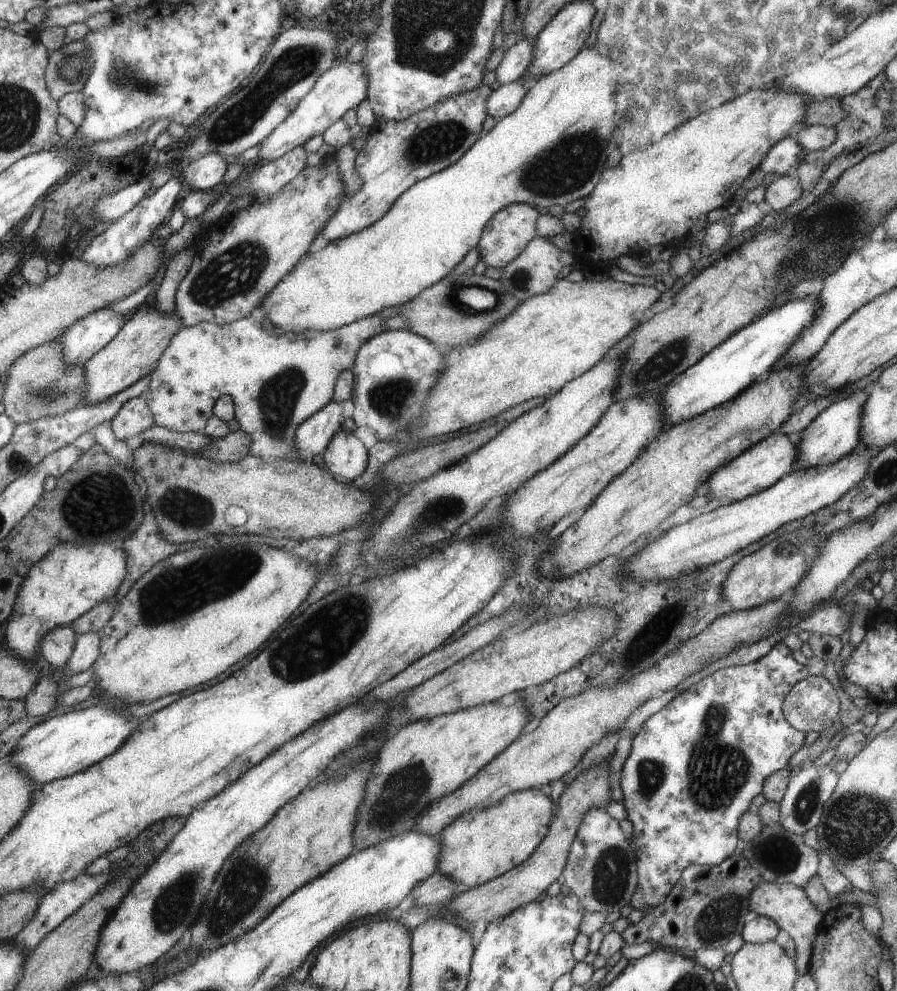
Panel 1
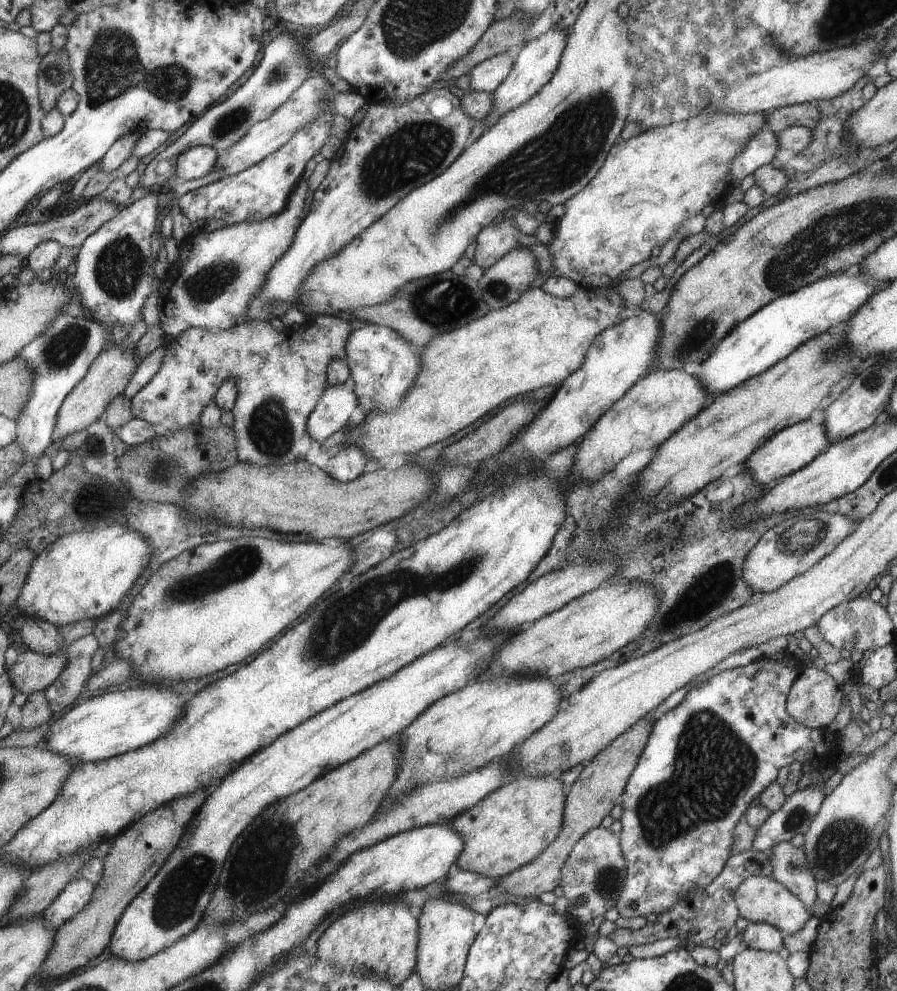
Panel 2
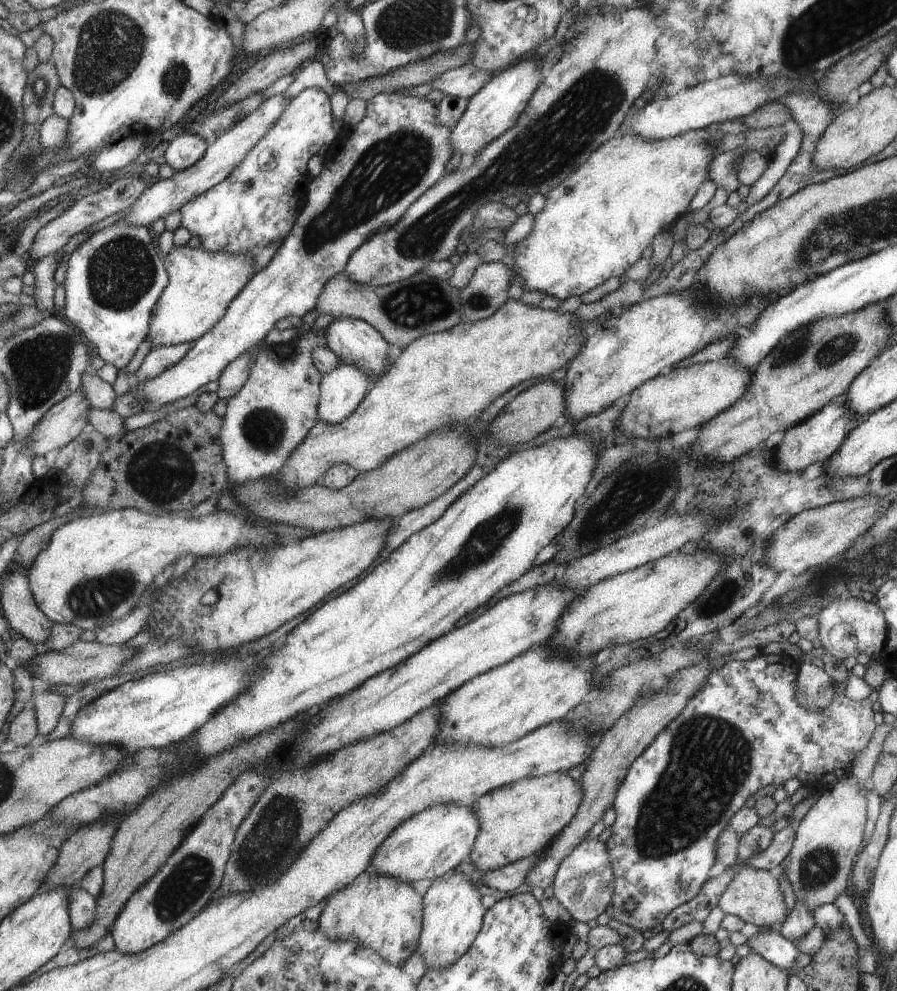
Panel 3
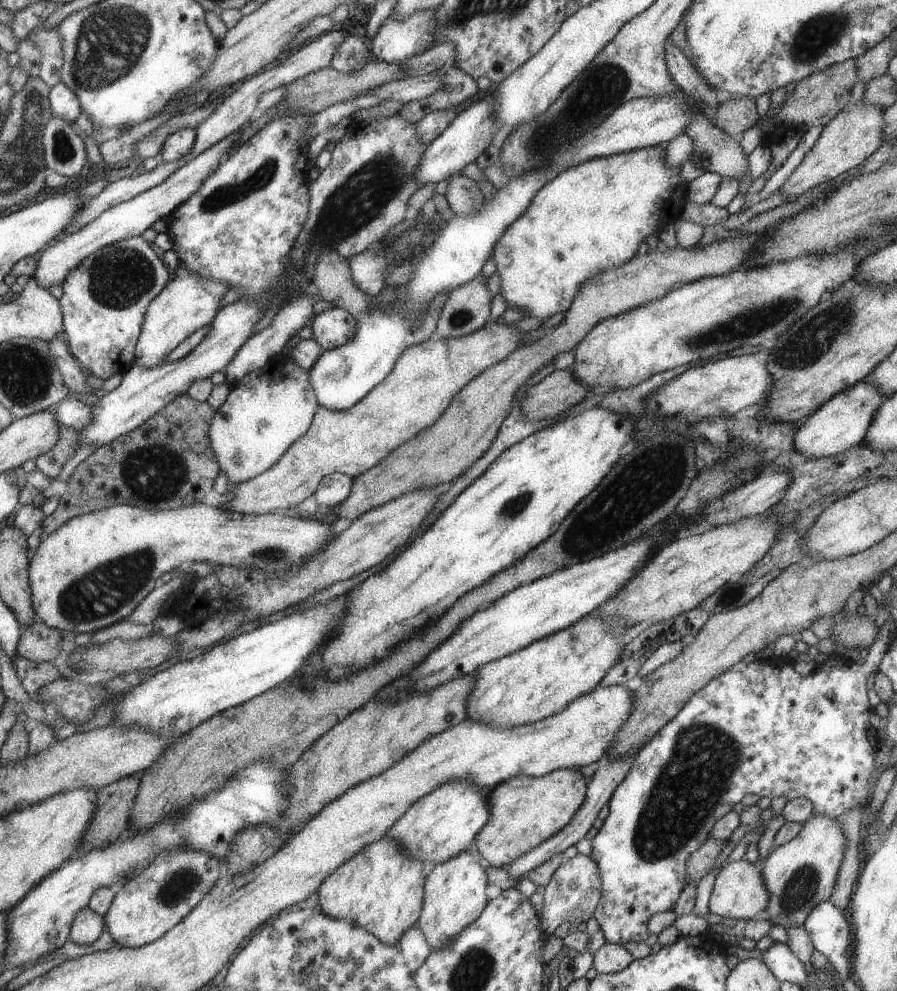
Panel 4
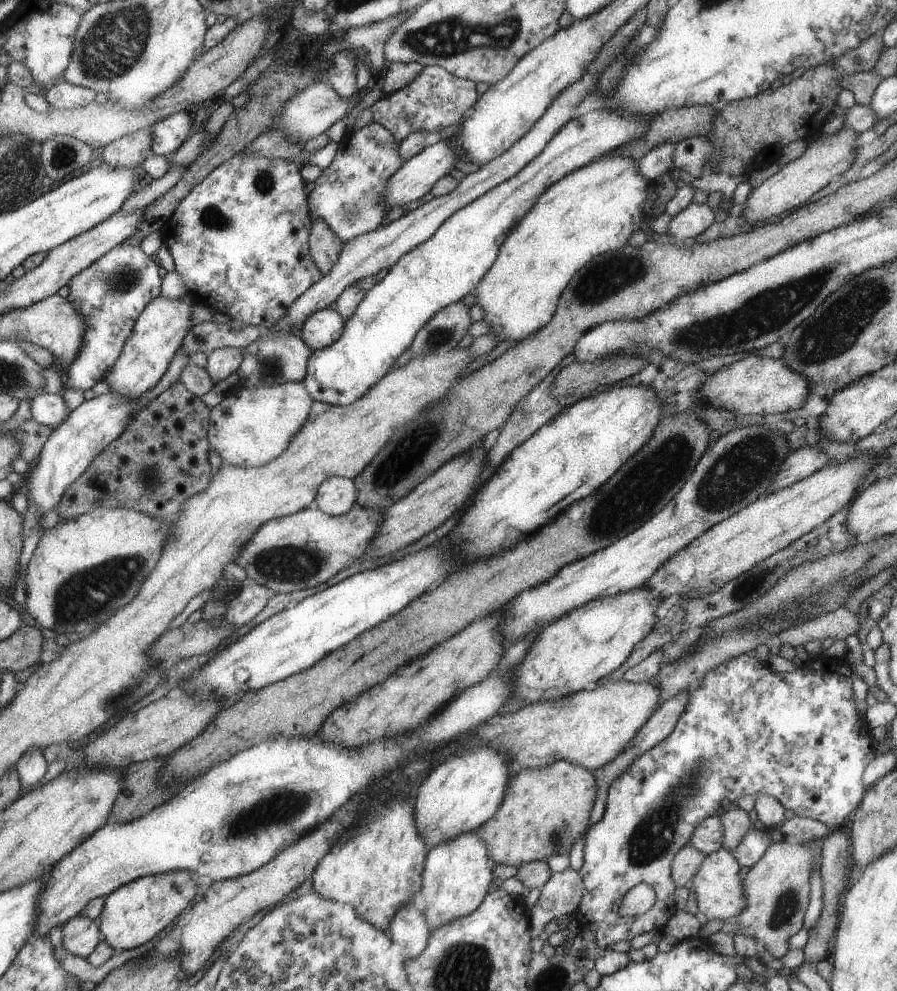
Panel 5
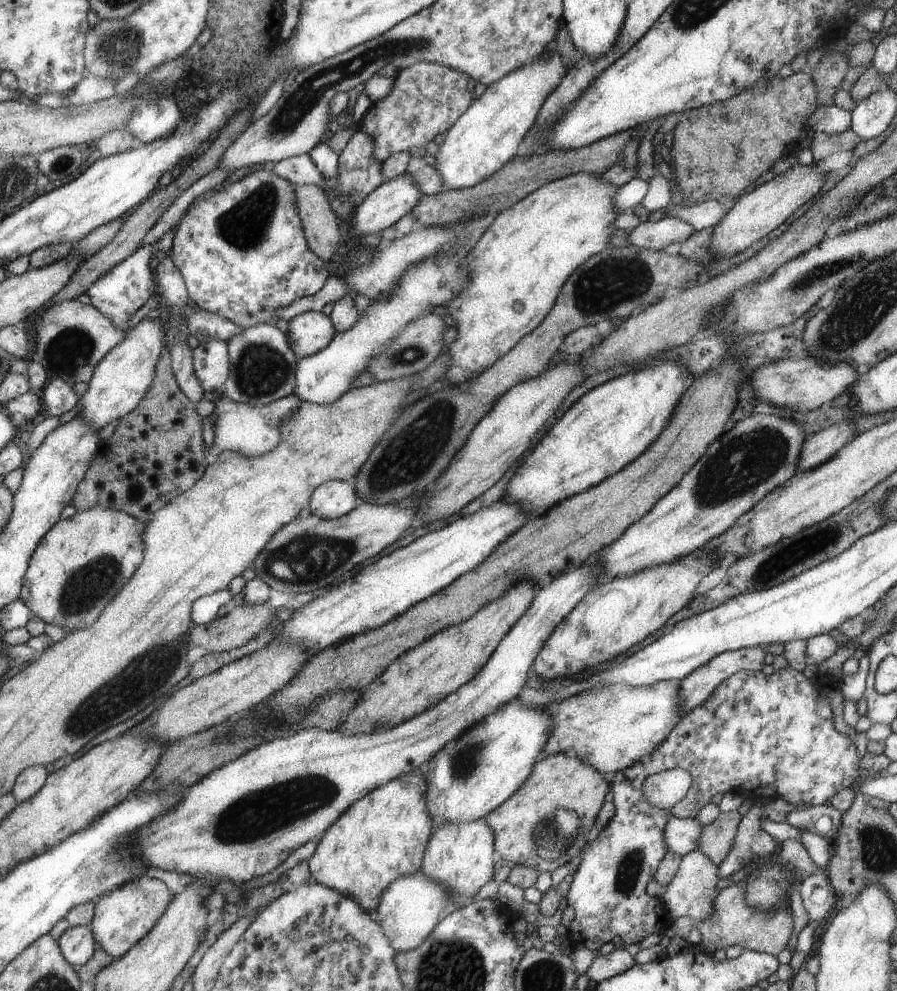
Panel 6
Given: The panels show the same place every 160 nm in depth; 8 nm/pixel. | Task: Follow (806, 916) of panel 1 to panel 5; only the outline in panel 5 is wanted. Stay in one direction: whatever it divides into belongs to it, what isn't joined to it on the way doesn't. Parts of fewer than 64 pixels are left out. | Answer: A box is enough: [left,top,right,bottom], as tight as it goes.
[686,848,746,920]

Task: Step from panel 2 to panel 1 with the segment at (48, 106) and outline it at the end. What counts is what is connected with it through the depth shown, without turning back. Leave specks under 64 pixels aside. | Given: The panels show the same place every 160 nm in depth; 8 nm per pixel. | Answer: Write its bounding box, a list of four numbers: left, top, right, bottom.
[47,40,93,100]

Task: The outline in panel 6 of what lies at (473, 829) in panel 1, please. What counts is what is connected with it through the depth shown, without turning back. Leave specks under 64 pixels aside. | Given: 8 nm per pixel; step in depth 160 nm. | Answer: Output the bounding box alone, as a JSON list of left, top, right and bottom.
[484,753,608,871]

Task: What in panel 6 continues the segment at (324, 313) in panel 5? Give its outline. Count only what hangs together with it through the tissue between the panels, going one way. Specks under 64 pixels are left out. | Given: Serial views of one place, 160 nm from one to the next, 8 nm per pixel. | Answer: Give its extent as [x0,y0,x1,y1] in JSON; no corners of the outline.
[285,311,335,359]

